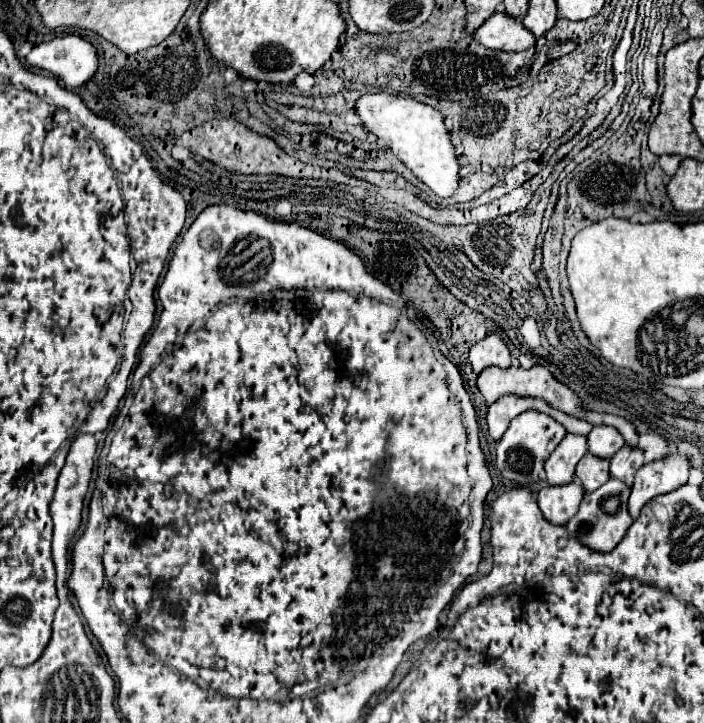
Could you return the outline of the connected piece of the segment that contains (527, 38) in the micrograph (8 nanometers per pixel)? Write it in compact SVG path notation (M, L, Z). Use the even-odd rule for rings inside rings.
M492 14L476 32L474 40L486 48L500 52L522 52L530 48L536 40L532 32L522 28L518 18L508 18L506 14Z

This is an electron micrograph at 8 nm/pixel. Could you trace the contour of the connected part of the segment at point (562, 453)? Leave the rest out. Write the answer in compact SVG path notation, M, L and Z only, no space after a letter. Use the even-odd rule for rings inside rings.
M566 434L560 446L552 452L552 456L546 460L544 472L548 486L564 486L574 480L576 464L584 458L588 452L586 438L576 434Z

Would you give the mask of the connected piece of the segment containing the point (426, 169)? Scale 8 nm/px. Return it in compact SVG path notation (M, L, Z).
M388 92L366 94L356 102L356 114L362 126L374 134L382 144L436 196L448 198L458 188L458 158L450 142L450 134L444 128L442 114L422 102L412 98L400 98Z

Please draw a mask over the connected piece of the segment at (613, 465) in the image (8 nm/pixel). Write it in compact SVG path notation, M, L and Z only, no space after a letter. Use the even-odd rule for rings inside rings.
M624 446L612 460L610 460L610 474L616 480L624 480L624 484L632 486L634 484L634 474L638 468L644 464L642 450Z

